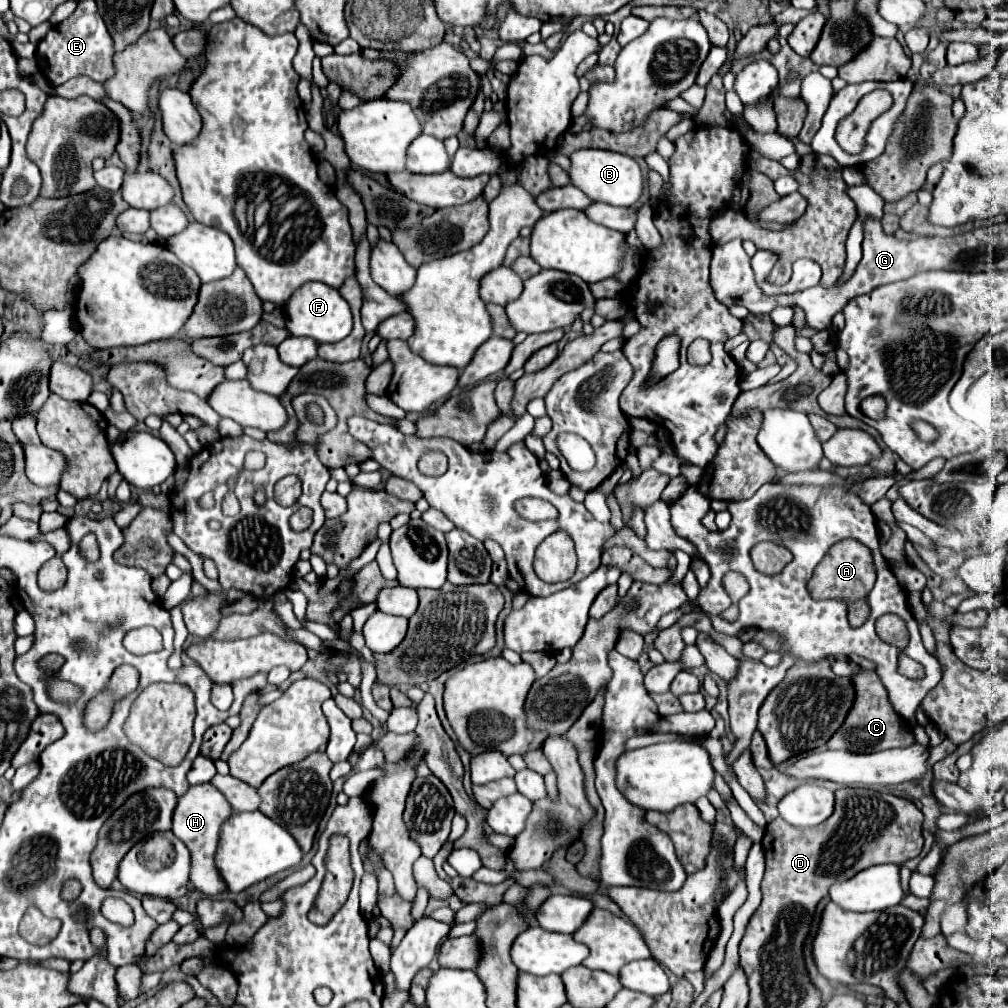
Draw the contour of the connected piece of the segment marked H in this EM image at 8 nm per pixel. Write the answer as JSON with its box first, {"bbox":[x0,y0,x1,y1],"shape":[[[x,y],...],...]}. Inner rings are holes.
{"bbox":[173,784,231,896],"shape":[[[199,784],[199,786],[189,786],[187,794],[181,796],[177,800],[177,806],[173,810],[173,834],[189,848],[191,852],[191,872],[189,872],[189,880],[195,886],[195,890],[207,894],[207,896],[215,896],[219,892],[225,892],[227,886],[221,880],[215,864],[213,864],[213,856],[215,856],[215,848],[217,848],[217,840],[219,840],[219,830],[221,824],[231,816],[231,806],[225,800],[225,796],[213,786],[213,784]]]}

